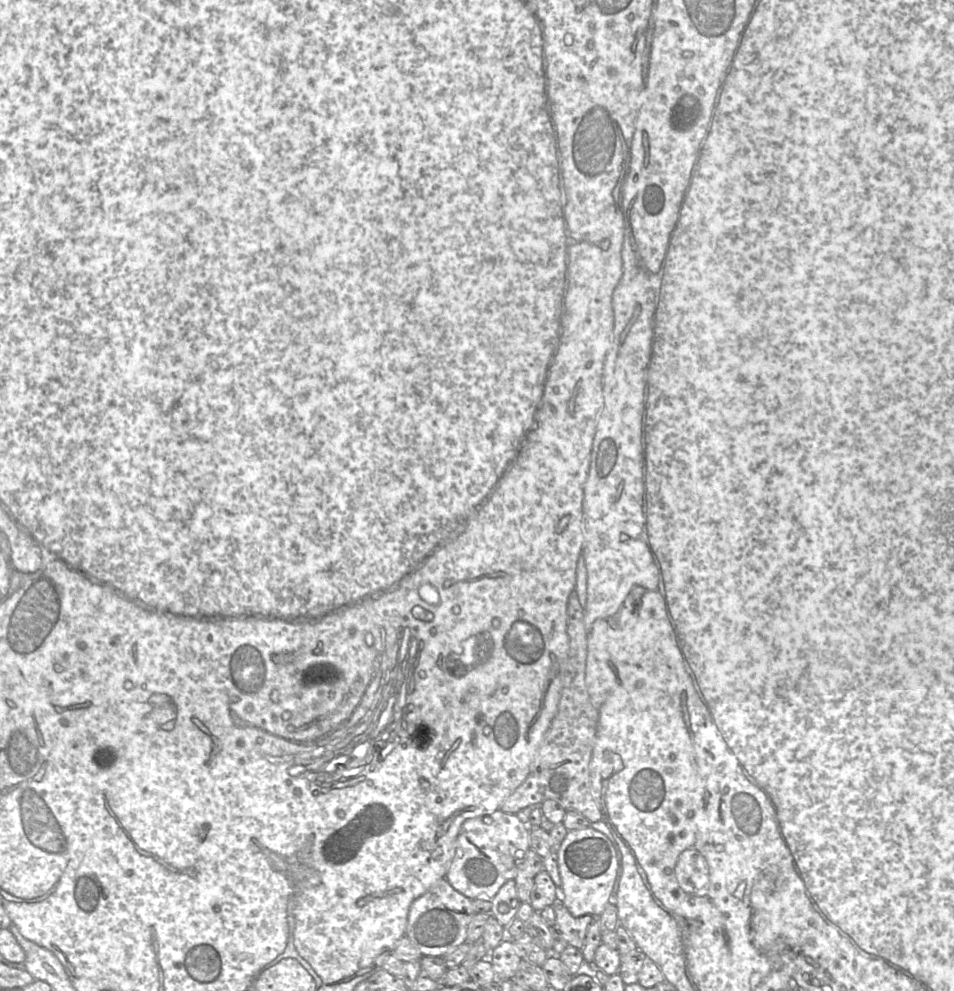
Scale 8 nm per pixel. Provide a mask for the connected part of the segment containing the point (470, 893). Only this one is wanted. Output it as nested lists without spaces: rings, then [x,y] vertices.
[[[495,810],[478,815],[461,825],[445,879],[472,900],[493,899],[506,881],[515,880],[518,867],[530,849],[530,828],[515,814]]]

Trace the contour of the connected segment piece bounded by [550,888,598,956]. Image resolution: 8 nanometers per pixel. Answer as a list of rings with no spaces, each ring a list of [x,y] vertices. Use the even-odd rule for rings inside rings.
[[[558,888],[558,897],[551,905],[556,914],[556,921],[552,928],[554,937],[554,945],[550,955],[559,955],[569,946],[582,949],[589,926],[592,924],[594,917],[592,915],[584,915],[574,917],[566,908],[561,900]]]

